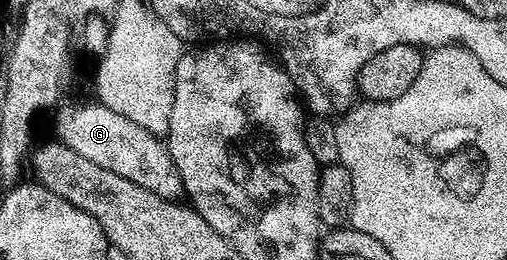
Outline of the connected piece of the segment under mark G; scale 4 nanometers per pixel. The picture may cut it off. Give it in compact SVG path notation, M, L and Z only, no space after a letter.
M91 98L87 104L61 104L53 109L53 135L58 142L105 170L154 191L162 199L177 201L183 195L182 179L178 177L169 147L159 137L148 134L148 130L144 130L144 126L136 126L136 122L128 122L124 114L116 114L116 110L104 106L97 99Z

